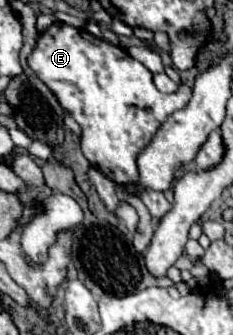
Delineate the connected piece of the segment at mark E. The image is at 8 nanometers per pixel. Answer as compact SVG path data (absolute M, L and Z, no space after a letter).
M56 21L48 31L44 31L38 37L34 51L28 57L28 65L54 91L54 95L58 97L62 107L80 125L80 129L82 129L80 143L82 143L84 157L90 161L90 165L94 169L98 169L102 175L106 175L108 179L112 179L118 185L134 183L134 179L138 179L136 159L138 159L142 147L146 147L146 143L150 143L150 139L154 137L154 131L158 131L158 127L176 109L186 107L186 103L190 101L190 95L192 95L192 89L186 83L180 83L176 93L158 91L156 85L152 83L152 73L140 61L132 59L122 47L116 47L116 45L92 35L86 29L76 29L76 27L70 27L60 21Z

